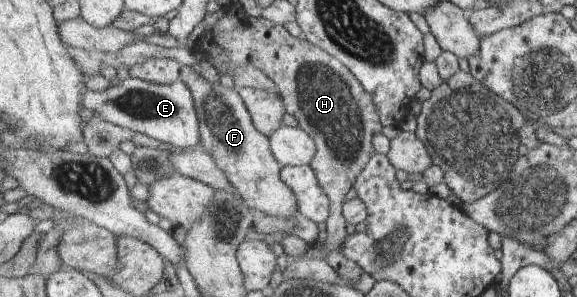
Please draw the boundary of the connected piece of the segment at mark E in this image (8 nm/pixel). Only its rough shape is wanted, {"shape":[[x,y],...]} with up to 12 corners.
{"shape":[[127,78],[83,105],[179,149],[201,143],[184,81]]}

